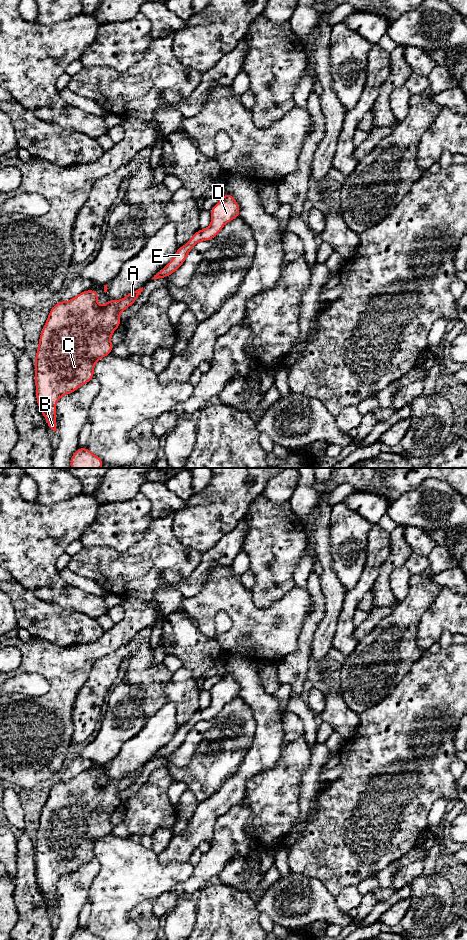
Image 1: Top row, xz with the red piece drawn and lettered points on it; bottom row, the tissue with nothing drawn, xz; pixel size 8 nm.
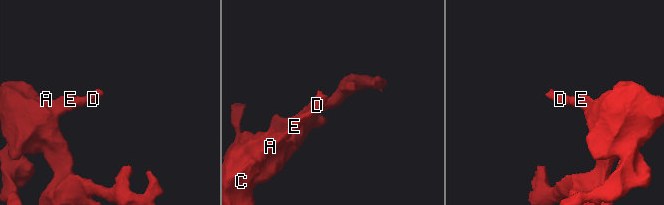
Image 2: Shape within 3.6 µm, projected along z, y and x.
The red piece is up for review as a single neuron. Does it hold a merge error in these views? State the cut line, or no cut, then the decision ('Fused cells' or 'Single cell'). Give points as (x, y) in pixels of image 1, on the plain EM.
No split. Single cell

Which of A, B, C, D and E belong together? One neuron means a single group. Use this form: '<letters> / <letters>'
A B C D E

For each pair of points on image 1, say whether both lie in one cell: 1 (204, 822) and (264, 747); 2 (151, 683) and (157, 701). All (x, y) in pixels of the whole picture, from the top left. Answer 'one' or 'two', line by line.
1: one
2: one

